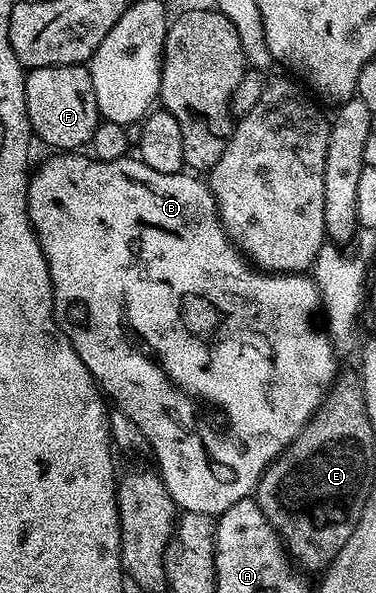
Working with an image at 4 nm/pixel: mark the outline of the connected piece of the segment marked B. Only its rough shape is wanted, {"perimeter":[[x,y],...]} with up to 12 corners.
{"perimeter":[[56,151],[56,320],[186,513],[338,376],[304,273],[207,184]]}

